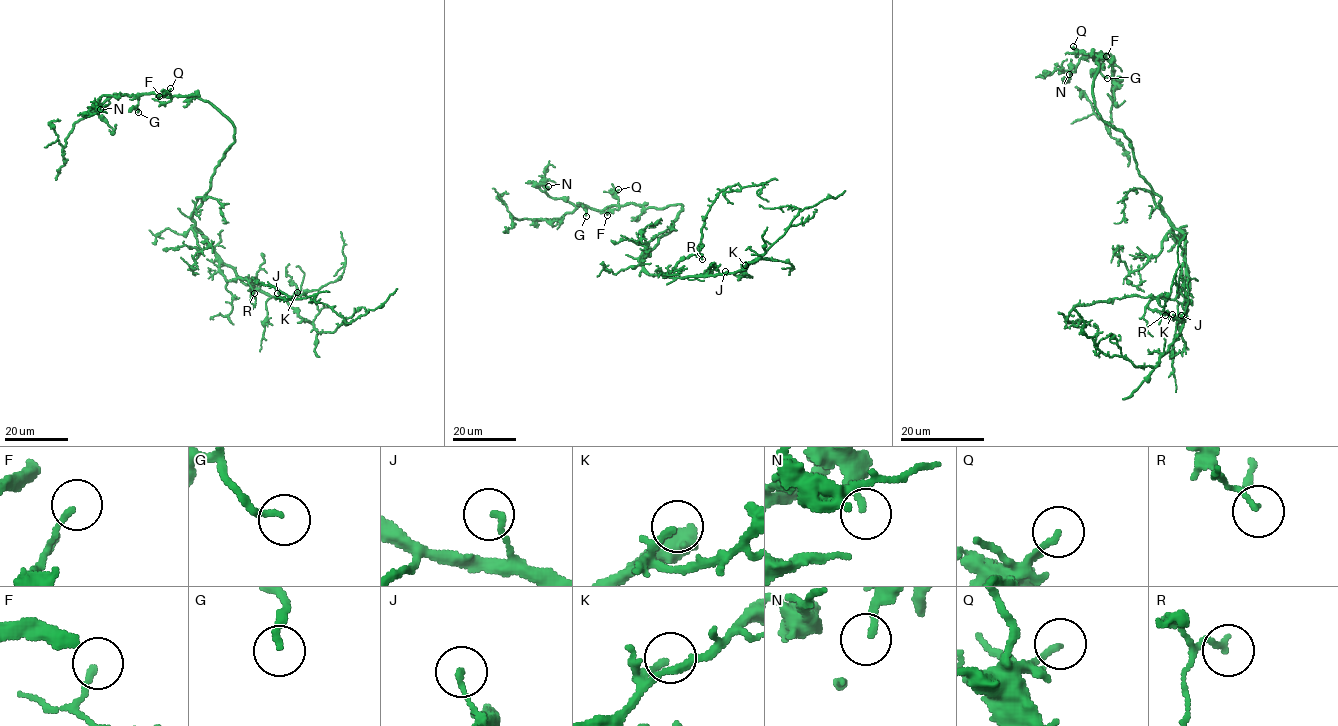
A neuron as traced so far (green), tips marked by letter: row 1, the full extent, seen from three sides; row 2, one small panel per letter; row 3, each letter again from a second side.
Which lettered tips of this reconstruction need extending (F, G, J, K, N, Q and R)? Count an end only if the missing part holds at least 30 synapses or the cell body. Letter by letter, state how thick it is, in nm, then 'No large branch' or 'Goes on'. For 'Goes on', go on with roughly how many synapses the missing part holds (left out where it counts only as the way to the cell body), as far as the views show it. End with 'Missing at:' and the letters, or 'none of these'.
F: Thickness 170 nm. No large branch
G: Thickness 190 nm. Goes on. Roughly 40 synapses
J: Thickness 150 nm. No large branch
K: Thickness 140 nm. Goes on. Roughly 30 synapses
N: Thickness 200 nm. No large branch
Q: Thickness 170 nm. No large branch
R: Thickness 160 nm. No large branch
Missing at: G, K

